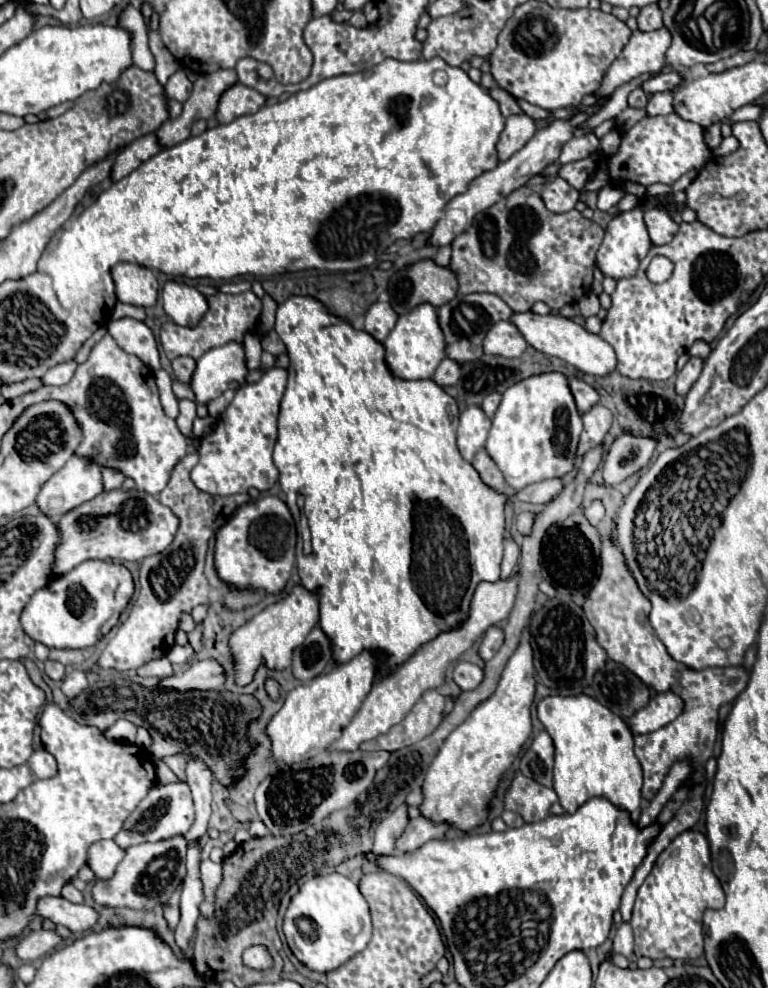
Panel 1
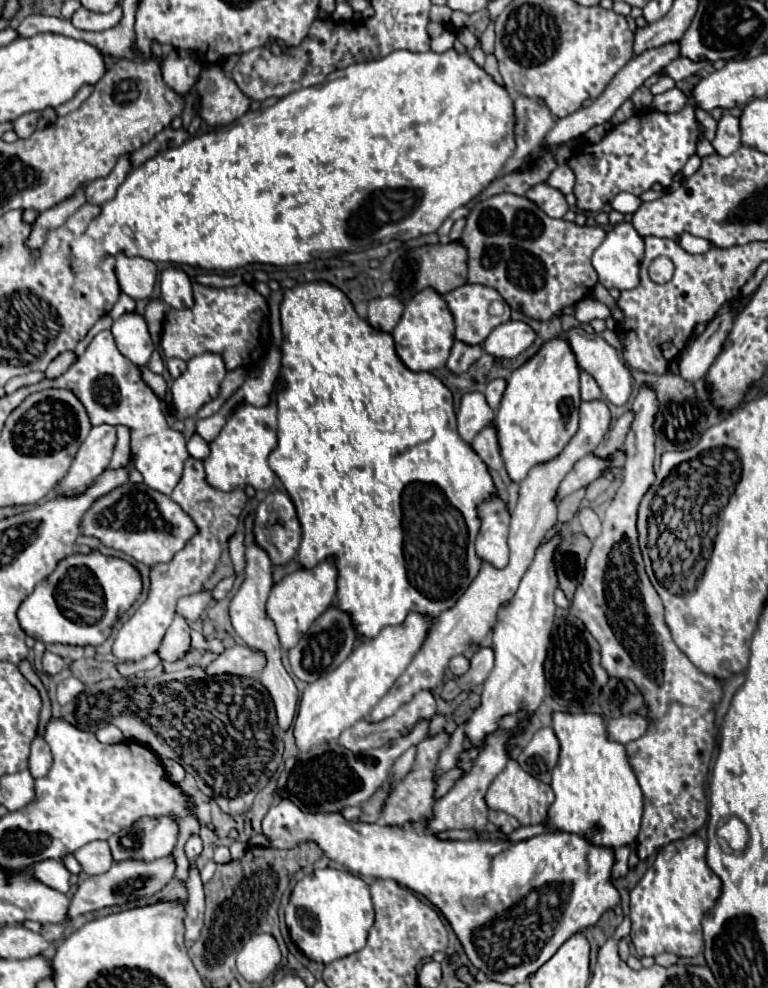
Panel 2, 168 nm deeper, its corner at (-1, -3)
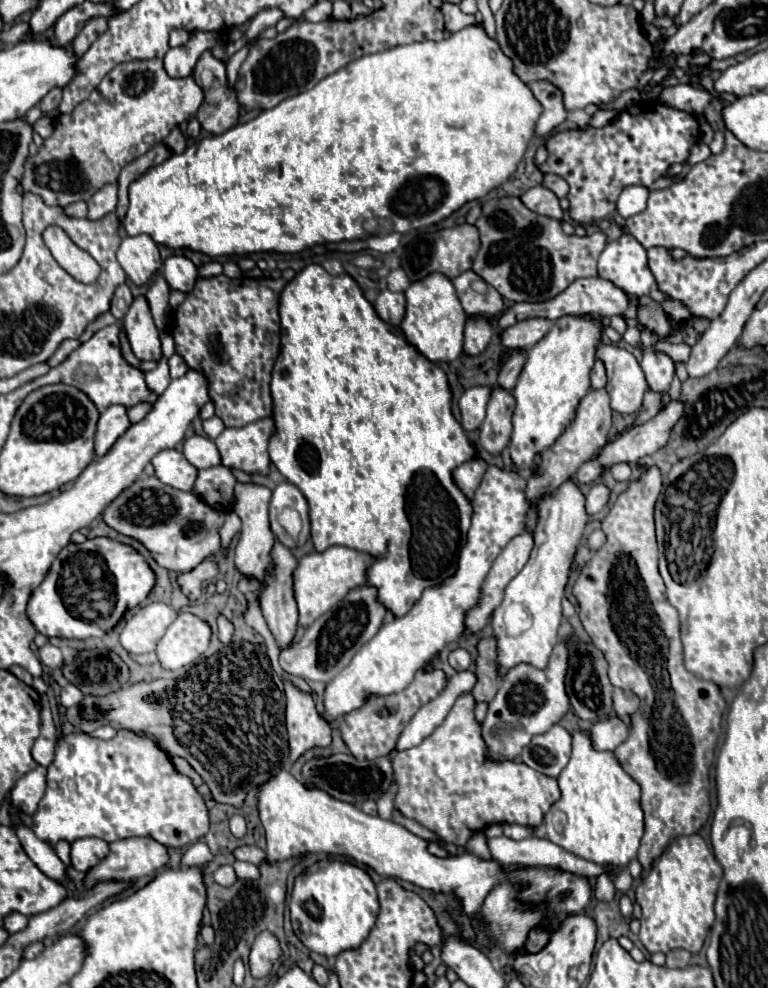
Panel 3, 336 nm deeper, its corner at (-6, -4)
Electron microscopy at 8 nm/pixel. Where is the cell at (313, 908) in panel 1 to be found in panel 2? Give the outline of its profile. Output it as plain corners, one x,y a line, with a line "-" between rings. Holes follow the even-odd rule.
315,869
295,883
287,909
285,923
289,927
295,945
311,959
319,963
331,963
347,957
367,943
367,933
373,925
373,903
369,885
349,871
339,869

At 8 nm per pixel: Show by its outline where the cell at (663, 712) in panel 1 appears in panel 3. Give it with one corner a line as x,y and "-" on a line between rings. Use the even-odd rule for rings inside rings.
608,718
596,722
590,728
590,734
596,750
614,750
628,738
628,724
624,724
620,718

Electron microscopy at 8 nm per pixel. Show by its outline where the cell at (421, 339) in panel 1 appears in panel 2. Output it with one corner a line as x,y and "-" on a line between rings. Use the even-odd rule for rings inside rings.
431,287
419,291
407,305
405,311
393,329
397,355
411,371
435,371
445,367
449,359
449,351
455,343
455,325
453,315
445,303
445,299

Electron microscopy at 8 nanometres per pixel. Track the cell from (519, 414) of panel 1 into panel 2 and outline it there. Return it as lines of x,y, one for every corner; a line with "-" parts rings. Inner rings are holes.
555,337
545,341
539,351
529,357
521,367
513,371
513,375
507,379
507,389
501,401
501,407
495,415
495,427
499,435
499,445
501,445
501,455
507,467
507,473
511,481
523,481
527,477
527,471
537,465
551,461
555,455
563,451
563,447
569,443
569,439
575,435
579,427
579,365
575,359
575,353
569,347
569,341
565,337

